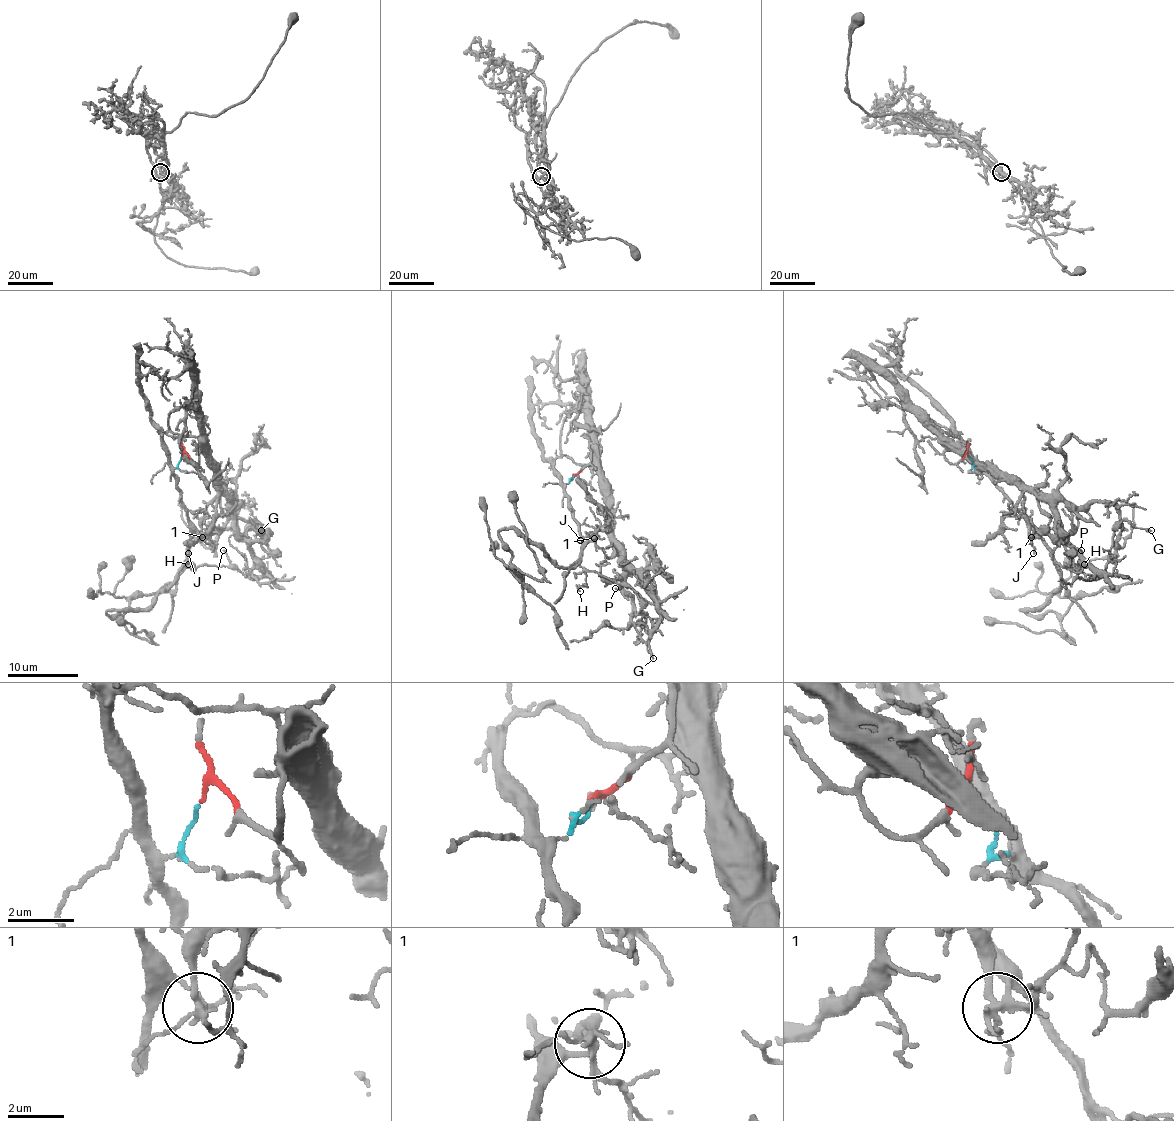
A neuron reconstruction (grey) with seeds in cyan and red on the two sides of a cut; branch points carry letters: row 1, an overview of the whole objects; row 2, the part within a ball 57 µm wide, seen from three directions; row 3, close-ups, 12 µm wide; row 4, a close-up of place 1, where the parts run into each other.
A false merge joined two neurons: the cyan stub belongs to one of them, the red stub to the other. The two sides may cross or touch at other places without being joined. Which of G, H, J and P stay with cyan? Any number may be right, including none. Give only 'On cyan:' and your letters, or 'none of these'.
On cyan: G, H, J, P

